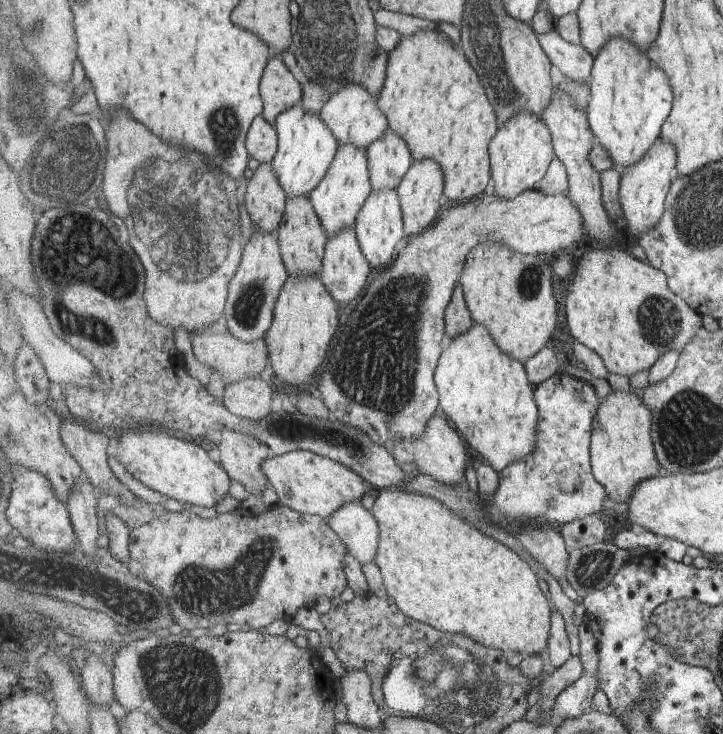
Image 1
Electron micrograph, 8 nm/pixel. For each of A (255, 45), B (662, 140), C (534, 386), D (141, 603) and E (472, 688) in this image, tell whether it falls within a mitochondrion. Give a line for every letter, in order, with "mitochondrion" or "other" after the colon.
A: other
B: other
C: other
D: mitochondrion
E: mitochondrion

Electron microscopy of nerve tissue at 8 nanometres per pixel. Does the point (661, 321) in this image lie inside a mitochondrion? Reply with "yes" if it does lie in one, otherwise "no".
yes

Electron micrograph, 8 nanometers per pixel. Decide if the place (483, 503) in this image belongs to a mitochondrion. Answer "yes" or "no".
no

